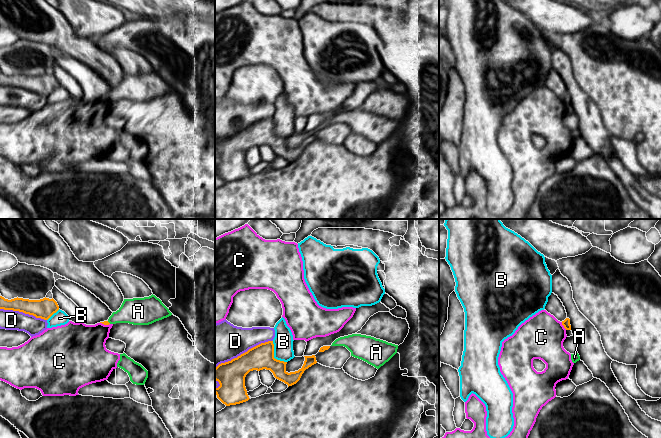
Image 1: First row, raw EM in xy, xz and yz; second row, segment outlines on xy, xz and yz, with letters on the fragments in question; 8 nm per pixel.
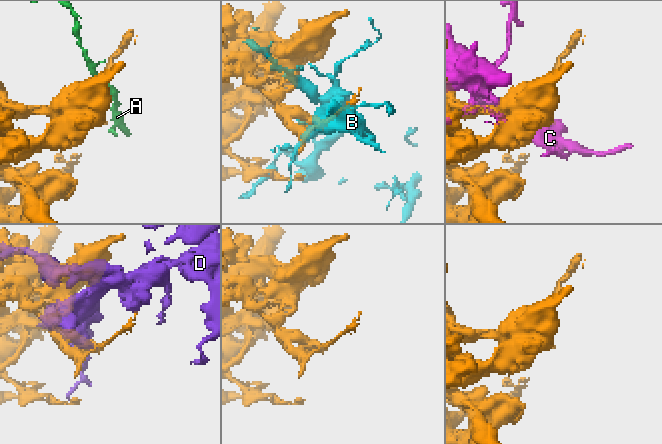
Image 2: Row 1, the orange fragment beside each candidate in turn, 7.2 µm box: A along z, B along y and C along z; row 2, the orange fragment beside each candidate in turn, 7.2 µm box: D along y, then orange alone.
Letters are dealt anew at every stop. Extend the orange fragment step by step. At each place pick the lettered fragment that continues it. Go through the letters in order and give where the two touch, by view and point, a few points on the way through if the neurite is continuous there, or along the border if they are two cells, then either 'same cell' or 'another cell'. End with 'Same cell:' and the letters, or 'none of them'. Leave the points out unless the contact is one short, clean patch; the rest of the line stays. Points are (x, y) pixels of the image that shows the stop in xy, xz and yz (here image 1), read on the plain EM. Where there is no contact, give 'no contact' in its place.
A: xy (108, 98) | along xy (107, 97), (110, 99) | another cell
B: xz (273, 131) | another cell
C: yz (563, 101) | another cell
D: xz (243, 129) | another cell
Same cell: none of them

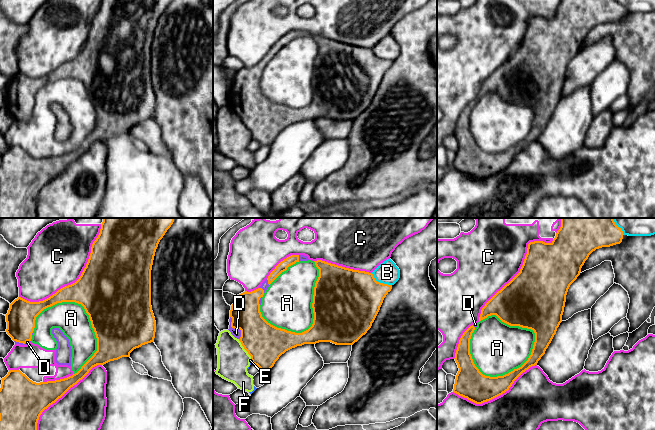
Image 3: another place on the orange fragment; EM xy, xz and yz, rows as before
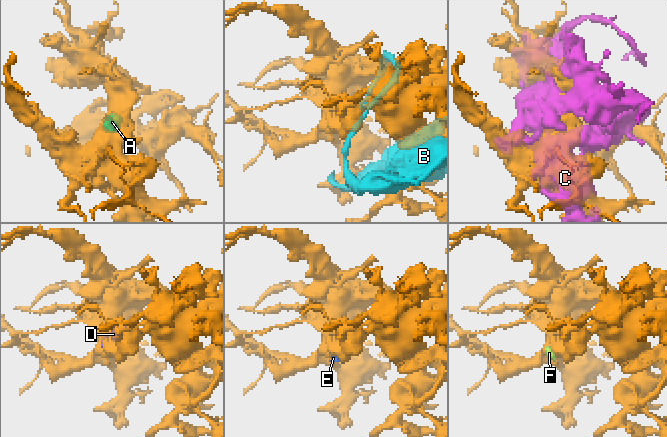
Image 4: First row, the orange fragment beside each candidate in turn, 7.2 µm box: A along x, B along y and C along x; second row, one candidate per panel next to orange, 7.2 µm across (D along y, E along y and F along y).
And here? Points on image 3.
A: yz (508, 149) | another cell
B: xz (379, 58) | another cell
C: xy (76, 57) | another cell
D: xz (235, 104) | same cell
E: xz (252, 137) | along xz (251, 135), (252, 138) | another cell
F: xz (244, 124) | along xz (238, 115), (251, 135) | another cell
Same cell: D

